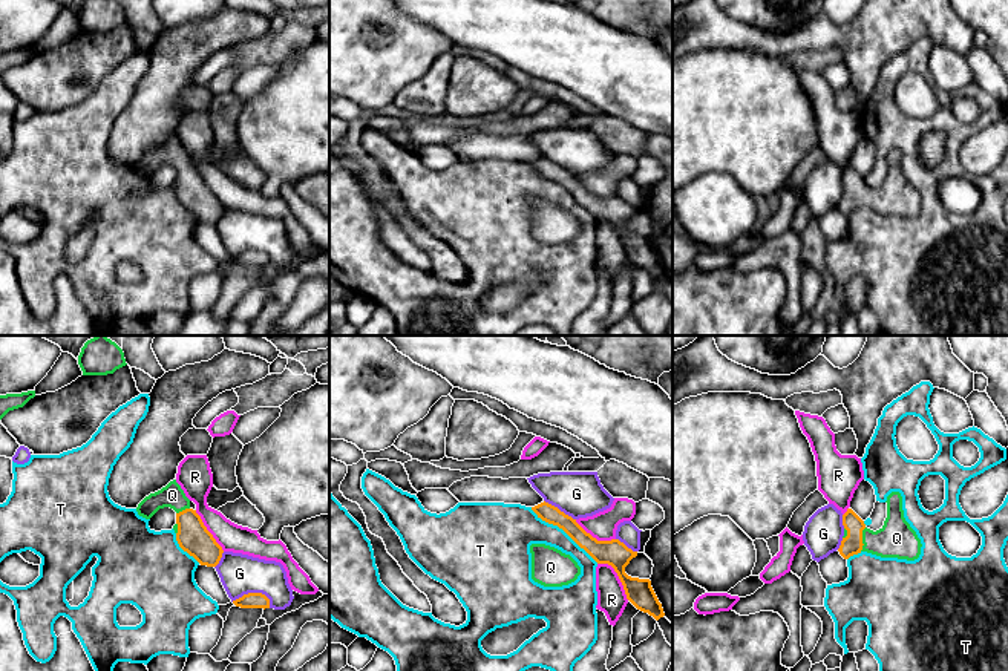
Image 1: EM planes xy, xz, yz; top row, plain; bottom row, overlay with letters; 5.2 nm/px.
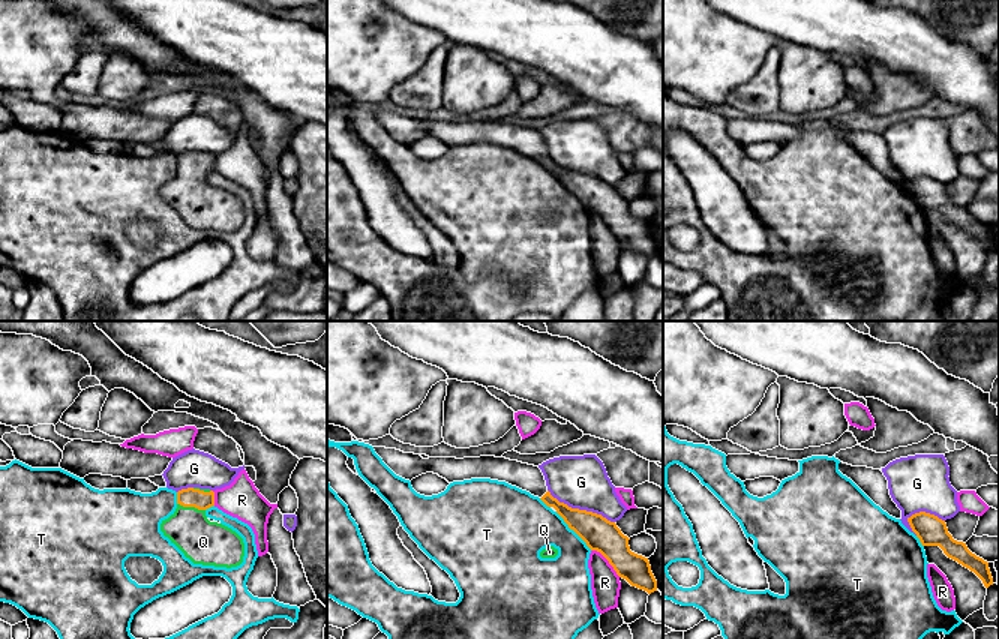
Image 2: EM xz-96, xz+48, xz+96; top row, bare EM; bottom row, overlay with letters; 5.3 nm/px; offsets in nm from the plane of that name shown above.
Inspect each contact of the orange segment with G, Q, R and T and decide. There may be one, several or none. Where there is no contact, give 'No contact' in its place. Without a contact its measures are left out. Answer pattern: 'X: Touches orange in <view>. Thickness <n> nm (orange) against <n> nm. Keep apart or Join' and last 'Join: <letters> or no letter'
G: Touches orange in xy. Thickness 80 nm (orange) against 220 nm. Keep apart
Q: Touches orange in yz. Thickness 110 nm (orange) against 190 nm. Join
R: Touches orange in xz. Thickness 140 nm (orange) against 160 nm. Keep apart
T: Touches orange in xz. Thickness 130 nm (orange) against 240 nm. Keep apart
Join: Q

